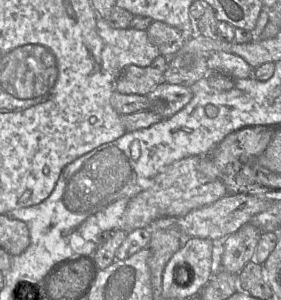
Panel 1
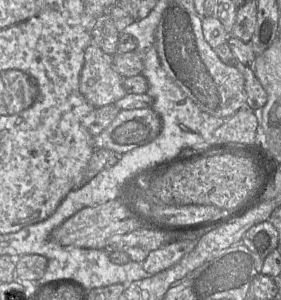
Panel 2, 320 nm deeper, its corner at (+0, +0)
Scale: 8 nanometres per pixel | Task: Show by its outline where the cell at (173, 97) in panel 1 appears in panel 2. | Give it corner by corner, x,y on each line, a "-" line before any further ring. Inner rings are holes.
152,107
120,110
108,127
93,136
93,148
105,148
124,154
150,143
161,130
161,118

